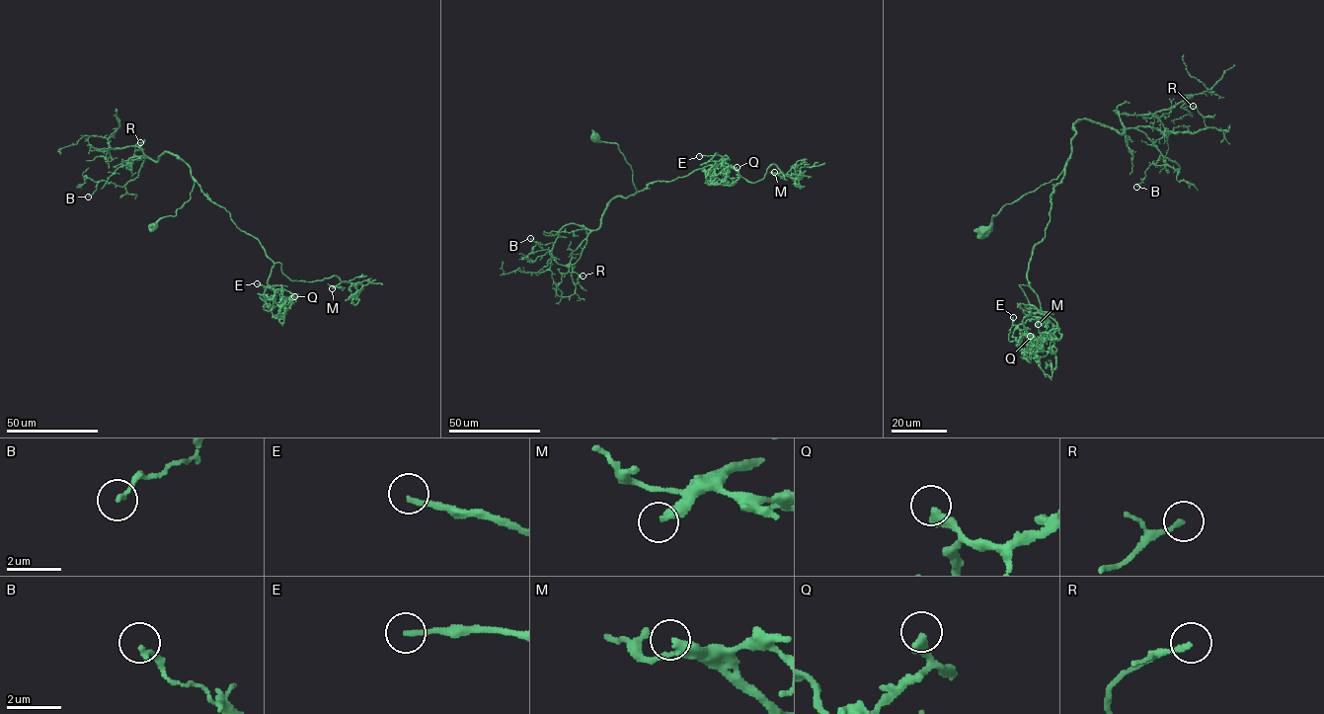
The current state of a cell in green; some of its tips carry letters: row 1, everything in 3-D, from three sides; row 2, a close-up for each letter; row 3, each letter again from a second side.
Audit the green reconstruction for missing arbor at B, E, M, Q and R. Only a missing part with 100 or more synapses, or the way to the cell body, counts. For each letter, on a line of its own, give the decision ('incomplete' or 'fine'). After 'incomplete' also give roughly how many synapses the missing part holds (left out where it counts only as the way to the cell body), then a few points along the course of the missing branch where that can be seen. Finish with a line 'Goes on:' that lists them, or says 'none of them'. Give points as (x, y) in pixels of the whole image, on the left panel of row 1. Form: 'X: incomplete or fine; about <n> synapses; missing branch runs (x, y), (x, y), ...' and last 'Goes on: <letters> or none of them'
B: fine
E: incomplete; about 110 synapses; missing branch runs (257, 283), (233, 289)
M: incomplete; about 250 synapses; missing branch runs (332, 288), (330, 293), (337, 307), (351, 302), (359, 293)
Q: fine
R: fine
Goes on: E, M

